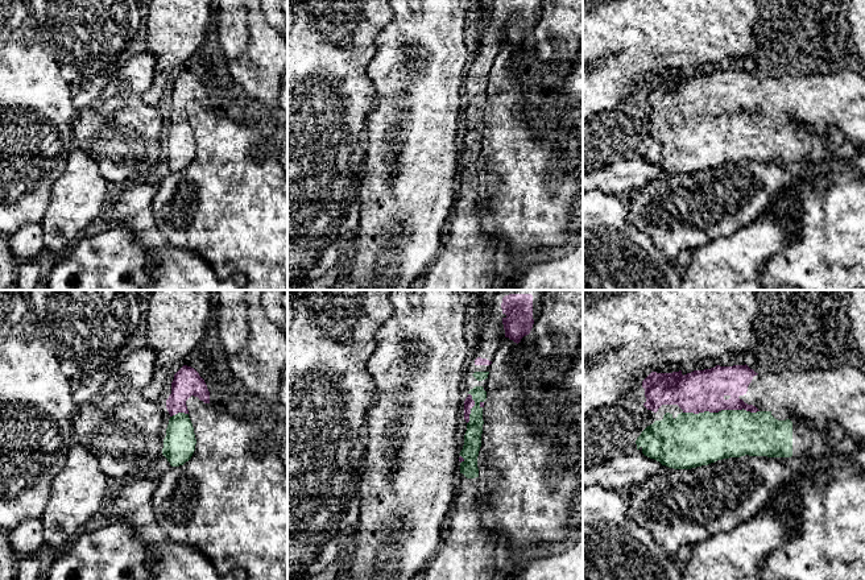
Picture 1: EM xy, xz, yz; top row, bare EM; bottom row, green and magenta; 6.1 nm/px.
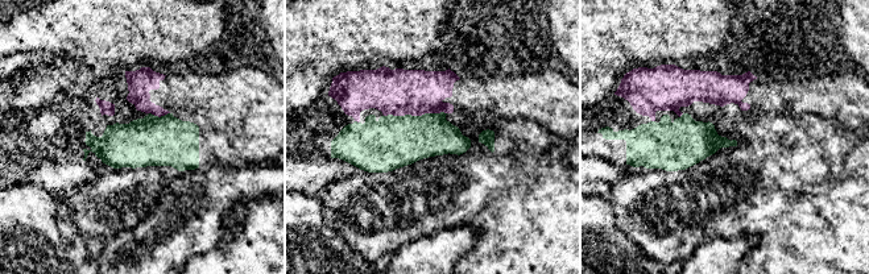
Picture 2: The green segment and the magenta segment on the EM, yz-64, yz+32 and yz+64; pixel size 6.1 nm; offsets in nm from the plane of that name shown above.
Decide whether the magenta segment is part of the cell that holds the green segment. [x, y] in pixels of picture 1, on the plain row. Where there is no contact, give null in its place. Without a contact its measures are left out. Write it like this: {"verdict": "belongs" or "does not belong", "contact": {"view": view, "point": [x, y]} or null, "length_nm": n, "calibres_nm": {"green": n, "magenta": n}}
{"verdict": "belongs", "contact": {"view": "yz", "point": [721, 115]}, "length_nm": 460, "calibres_nm": {"green": 320, "magenta": 260}}

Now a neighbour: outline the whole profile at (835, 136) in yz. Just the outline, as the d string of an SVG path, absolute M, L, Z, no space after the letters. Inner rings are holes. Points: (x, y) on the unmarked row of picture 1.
M829 128L824 136L825 136L827 141L833 144L835 146L840 146L845 141L843 132L837 128Z

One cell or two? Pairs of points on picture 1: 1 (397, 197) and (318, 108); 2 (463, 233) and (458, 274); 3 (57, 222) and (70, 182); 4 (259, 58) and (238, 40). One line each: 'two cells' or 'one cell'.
1: two cells
2: one cell
3: one cell
4: two cells

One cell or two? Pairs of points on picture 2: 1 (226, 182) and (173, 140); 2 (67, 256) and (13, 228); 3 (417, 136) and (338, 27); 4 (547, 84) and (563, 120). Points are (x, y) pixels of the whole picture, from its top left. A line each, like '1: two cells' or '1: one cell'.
1: two cells
2: one cell
3: two cells
4: one cell

